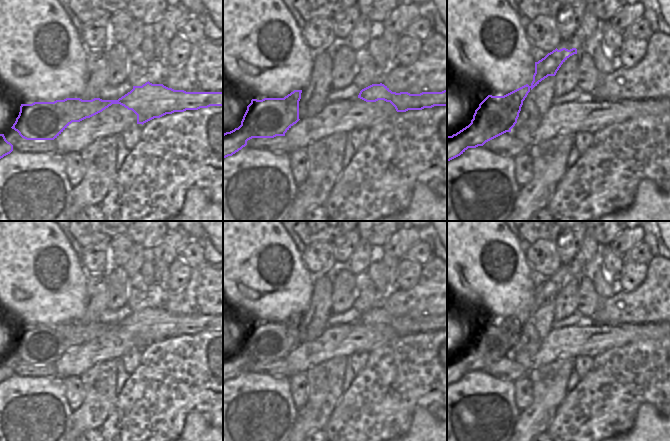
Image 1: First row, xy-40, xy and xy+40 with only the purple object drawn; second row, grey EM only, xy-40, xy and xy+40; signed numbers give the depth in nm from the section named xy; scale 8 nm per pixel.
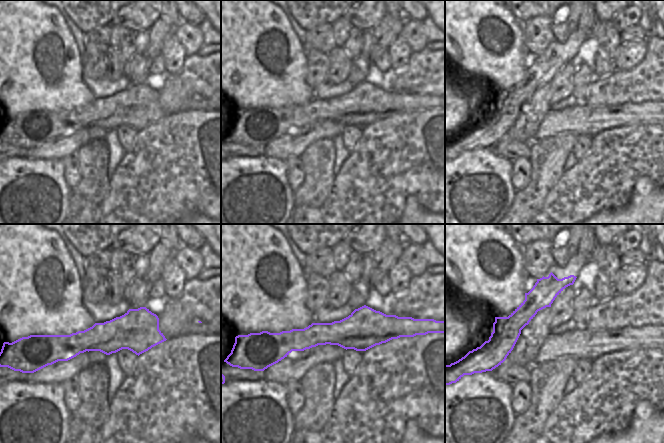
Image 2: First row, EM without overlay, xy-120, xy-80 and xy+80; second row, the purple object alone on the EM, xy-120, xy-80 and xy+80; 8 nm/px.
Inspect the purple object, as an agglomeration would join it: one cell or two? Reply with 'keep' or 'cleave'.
cleave

